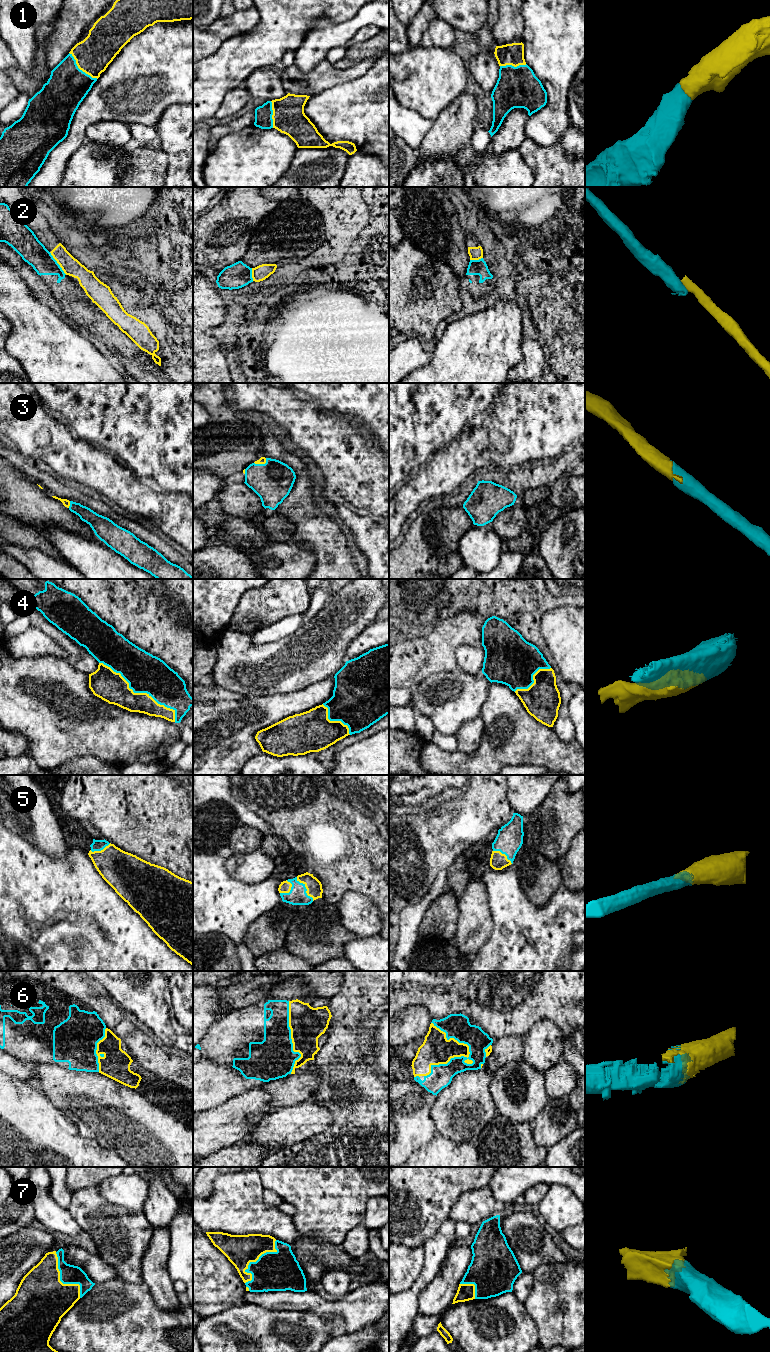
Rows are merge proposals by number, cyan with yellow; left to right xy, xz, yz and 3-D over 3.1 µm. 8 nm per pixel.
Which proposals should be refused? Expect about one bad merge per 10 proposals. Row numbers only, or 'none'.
2

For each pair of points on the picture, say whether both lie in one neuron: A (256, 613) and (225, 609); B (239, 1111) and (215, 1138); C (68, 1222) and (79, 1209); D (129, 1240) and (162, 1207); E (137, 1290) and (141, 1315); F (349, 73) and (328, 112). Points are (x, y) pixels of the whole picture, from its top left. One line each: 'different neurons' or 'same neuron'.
A: different neurons
B: same neuron
C: different neurons
D: different neurons
E: same neuron
F: different neurons

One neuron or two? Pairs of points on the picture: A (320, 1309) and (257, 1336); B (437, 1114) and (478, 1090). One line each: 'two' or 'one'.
A: two
B: one

